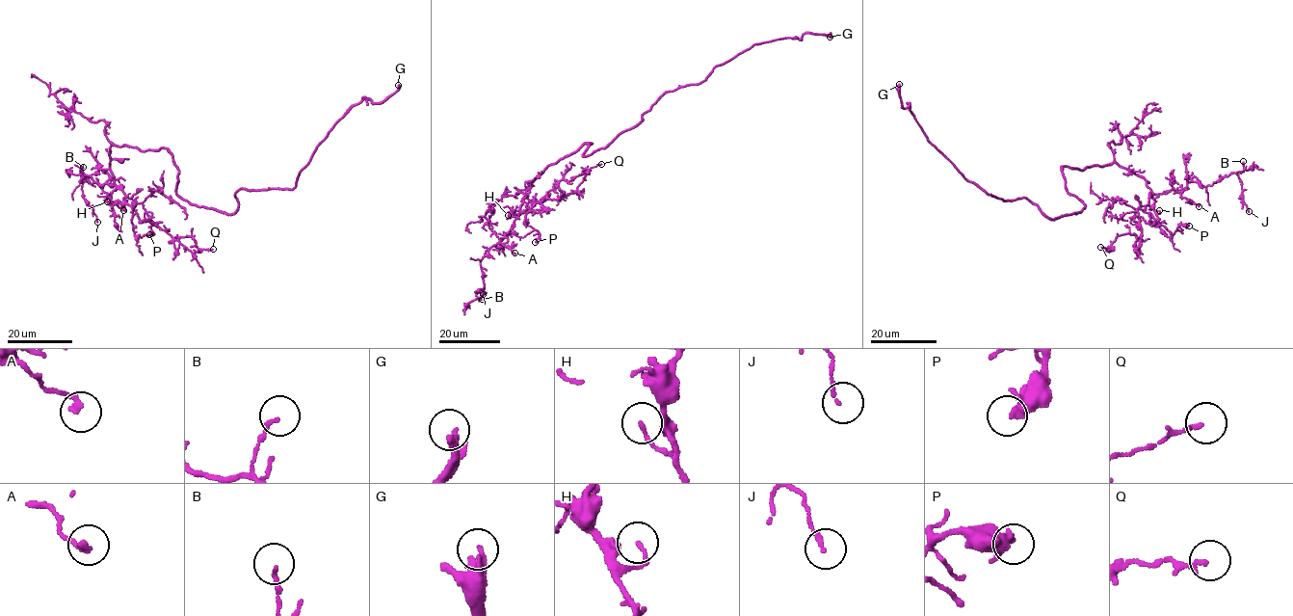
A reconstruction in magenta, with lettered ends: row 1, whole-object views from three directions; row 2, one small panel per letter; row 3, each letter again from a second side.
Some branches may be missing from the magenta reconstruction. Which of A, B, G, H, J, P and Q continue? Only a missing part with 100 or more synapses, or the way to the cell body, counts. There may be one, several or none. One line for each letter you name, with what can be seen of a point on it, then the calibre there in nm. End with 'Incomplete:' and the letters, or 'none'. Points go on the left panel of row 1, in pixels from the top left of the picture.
G: at (398, 85); 280 nm thick
Incomplete: G

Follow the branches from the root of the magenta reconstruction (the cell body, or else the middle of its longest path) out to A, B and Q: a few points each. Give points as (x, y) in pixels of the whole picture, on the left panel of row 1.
A: (181, 197), (178, 168), (166, 148), (113, 144), (114, 183), (102, 191), (123, 210)
B: (181, 197), (166, 148), (113, 144), (112, 186), (88, 175), (80, 182), (88, 177), (83, 167)
Q: (181, 197), (166, 148), (112, 144), (110, 171), (123, 193), (174, 239), (213, 249)

